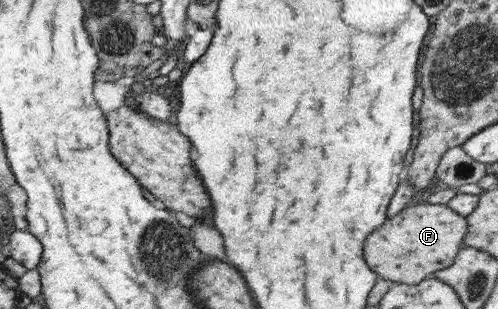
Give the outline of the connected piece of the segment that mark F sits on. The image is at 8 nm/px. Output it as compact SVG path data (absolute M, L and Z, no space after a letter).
M415 203L369 237L365 259L369 261L369 267L386 280L415 285L433 272L451 265L453 257L459 255L459 245L467 232L467 218L449 209L448 205Z

